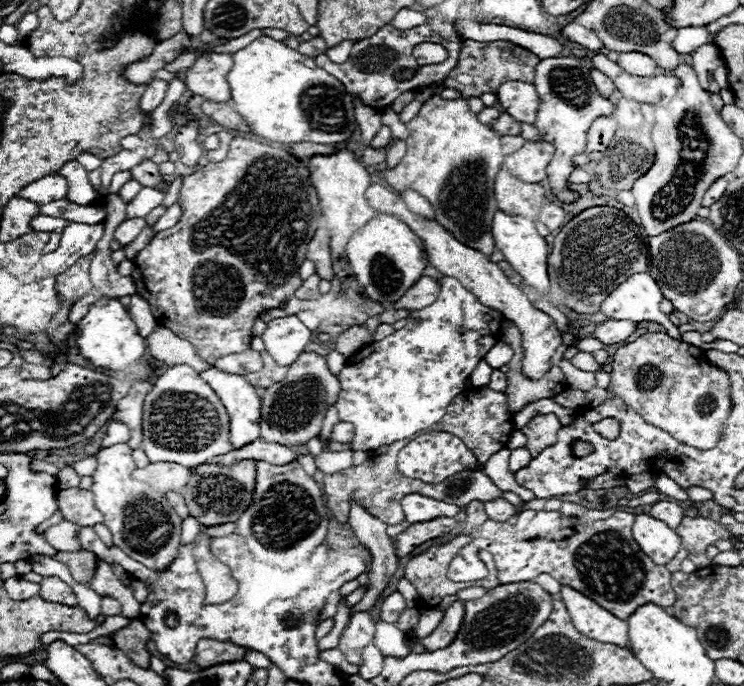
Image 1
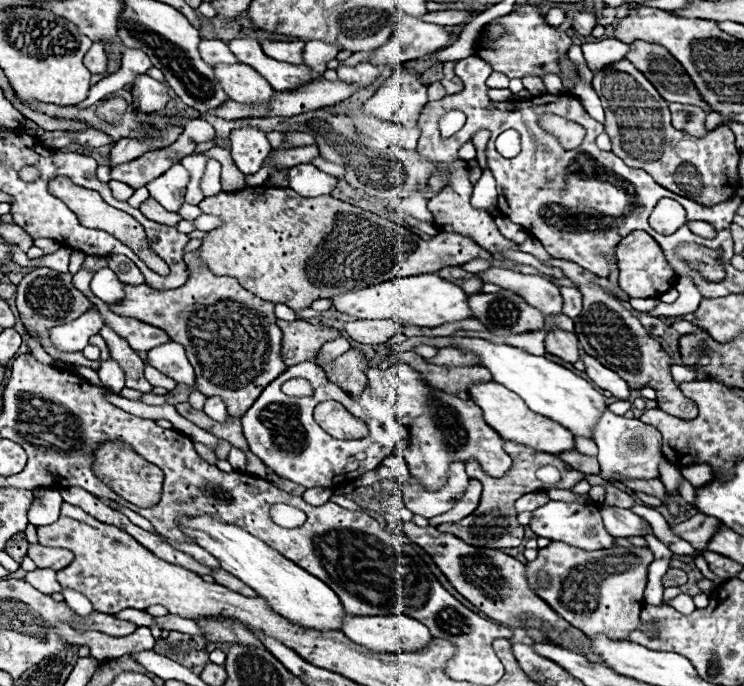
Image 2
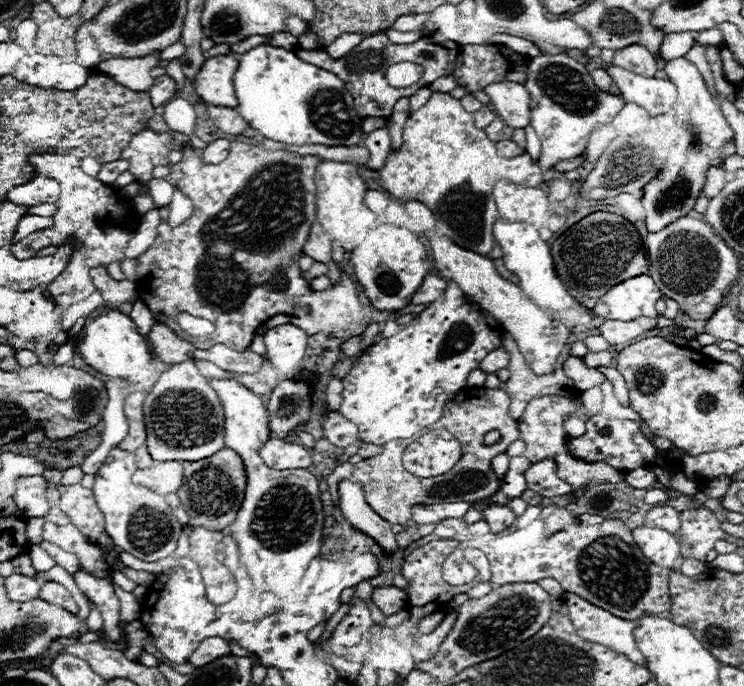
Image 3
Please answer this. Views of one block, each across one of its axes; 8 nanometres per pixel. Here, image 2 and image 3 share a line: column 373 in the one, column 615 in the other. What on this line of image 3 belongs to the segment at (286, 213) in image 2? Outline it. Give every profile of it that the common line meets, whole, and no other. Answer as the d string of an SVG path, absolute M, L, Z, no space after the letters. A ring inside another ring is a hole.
M594 212L570 226L552 244L552 258L556 274L566 286L568 294L572 294L580 306L590 310L604 296L604 292L608 292L608 288L648 272L642 236L632 222L612 212Z

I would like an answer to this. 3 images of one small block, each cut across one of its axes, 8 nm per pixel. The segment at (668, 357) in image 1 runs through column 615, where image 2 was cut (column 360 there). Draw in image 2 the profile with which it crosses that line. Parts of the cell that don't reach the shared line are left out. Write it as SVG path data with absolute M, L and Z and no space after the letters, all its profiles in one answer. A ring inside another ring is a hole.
M348 350L340 358L336 358L332 364L326 364L322 368L334 384L338 384L348 396L356 398L364 392L364 386L366 386L364 370L370 366L372 366L372 362L368 358L364 358L360 352Z

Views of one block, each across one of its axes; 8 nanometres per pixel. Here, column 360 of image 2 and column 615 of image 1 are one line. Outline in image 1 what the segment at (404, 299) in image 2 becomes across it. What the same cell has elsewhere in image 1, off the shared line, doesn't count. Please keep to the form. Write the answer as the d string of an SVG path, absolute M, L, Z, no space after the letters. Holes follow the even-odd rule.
M642 272L636 276L630 276L626 282L622 282L602 304L600 312L614 320L634 320L634 322L658 322L662 324L672 338L678 338L680 332L672 326L666 314L660 312L662 292L656 284L656 280Z

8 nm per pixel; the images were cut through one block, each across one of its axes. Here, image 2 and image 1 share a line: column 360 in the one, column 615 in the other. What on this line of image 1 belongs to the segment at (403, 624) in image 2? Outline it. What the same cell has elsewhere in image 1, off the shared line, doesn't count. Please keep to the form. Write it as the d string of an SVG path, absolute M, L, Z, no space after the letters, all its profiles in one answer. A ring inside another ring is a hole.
M562 586L560 598L566 604L570 618L578 632L592 640L616 644L622 648L630 648L628 642L628 622L616 618L602 606L598 606L594 600L586 598L584 594L576 592L574 588Z

